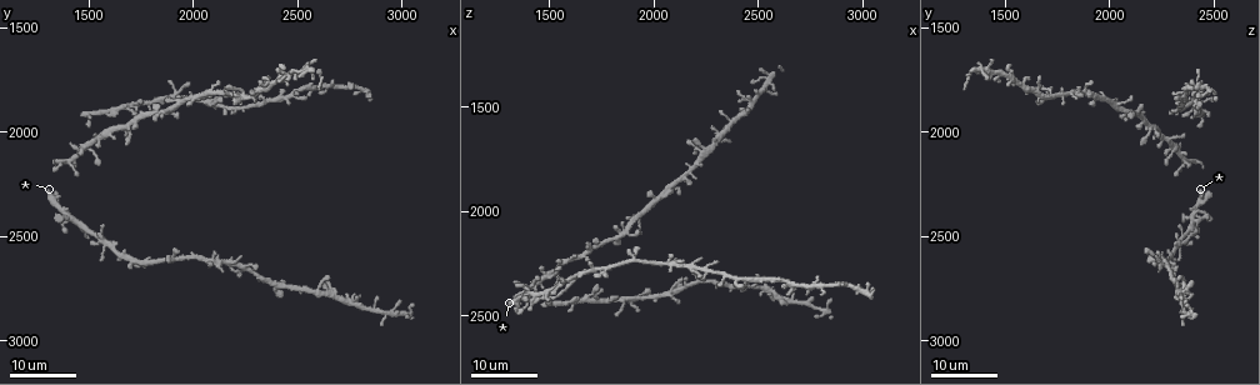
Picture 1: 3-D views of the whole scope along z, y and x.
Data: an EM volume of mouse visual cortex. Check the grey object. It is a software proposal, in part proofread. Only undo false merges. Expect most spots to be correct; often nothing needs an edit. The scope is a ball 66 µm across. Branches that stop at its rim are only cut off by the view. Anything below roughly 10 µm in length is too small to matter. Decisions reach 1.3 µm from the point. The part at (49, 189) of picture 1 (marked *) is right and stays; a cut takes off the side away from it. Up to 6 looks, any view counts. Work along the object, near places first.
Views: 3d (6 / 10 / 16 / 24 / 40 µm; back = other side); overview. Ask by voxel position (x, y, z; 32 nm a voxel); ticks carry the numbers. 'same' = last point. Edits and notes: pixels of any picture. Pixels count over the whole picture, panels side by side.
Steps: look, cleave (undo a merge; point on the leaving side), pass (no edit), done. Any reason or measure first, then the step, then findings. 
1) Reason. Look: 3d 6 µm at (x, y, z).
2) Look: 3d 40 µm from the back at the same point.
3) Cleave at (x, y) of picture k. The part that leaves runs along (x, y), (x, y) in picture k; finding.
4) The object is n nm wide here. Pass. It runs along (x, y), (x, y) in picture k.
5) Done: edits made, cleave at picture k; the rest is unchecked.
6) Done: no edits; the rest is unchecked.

Sudden change in width. Look: 3d 16 µm at (2500, 1800, 2370).

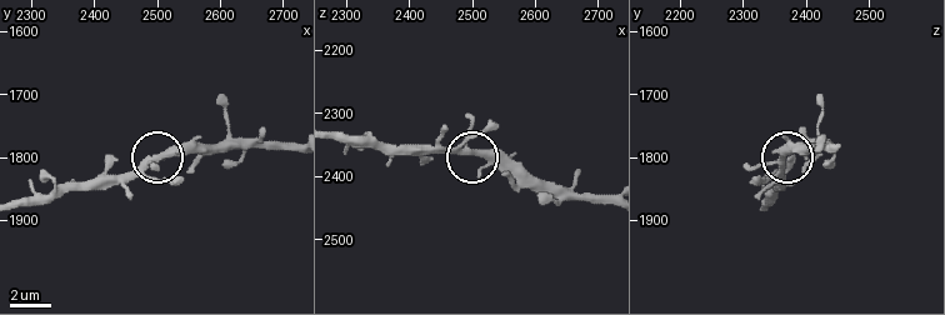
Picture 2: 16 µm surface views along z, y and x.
Look: 3d 6 µm at (2505, 1795, 2360).

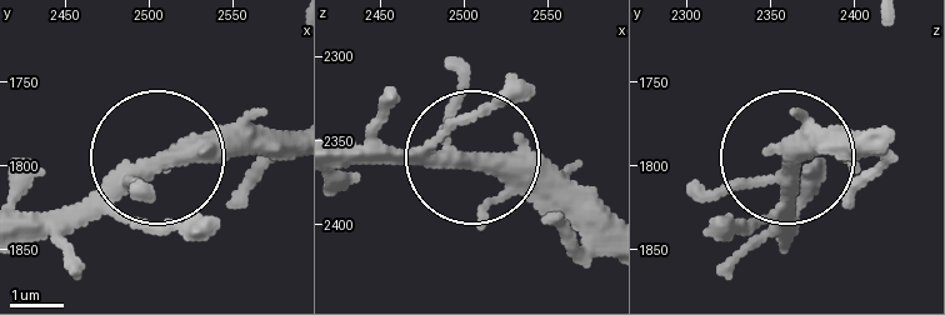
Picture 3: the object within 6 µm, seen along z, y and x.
Look: 3d 6 µm from the back at (2508, 1798, 2364).

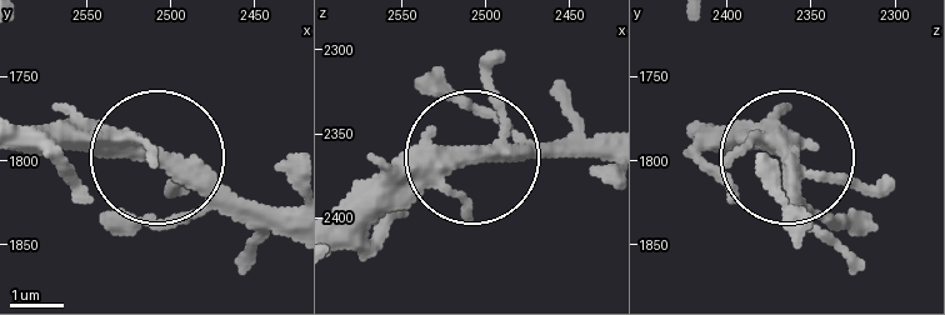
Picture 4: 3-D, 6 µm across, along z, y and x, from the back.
The object is 310 nm wide here. Pass. It runs along (606, 144), (499, 144), (355, 184) in picture 4; one cell here.

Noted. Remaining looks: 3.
A narrow waist. Look: 3d 16 µm at (2820, 2840, 2360).

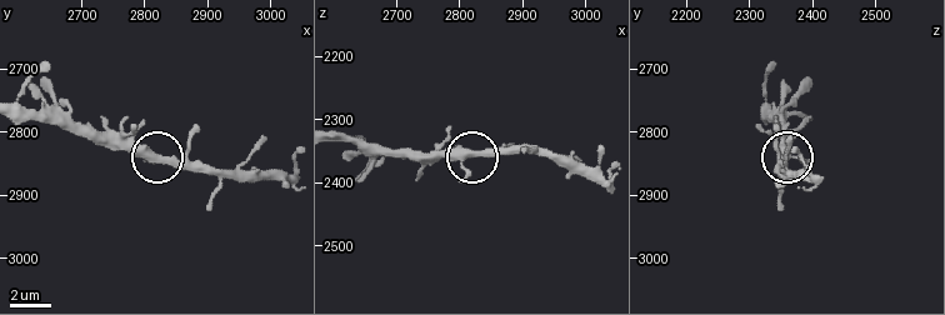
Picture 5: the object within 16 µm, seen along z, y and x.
Zoom in. Look: 3d 10 µm at (2825, 2835, 2355).

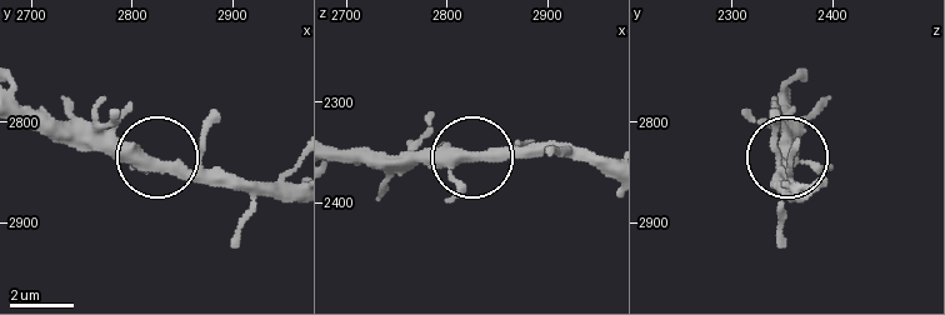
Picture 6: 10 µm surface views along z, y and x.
3 arms meet here. Pass. One cell here.

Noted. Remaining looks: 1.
Done: no edits; the rest is unchecked.

